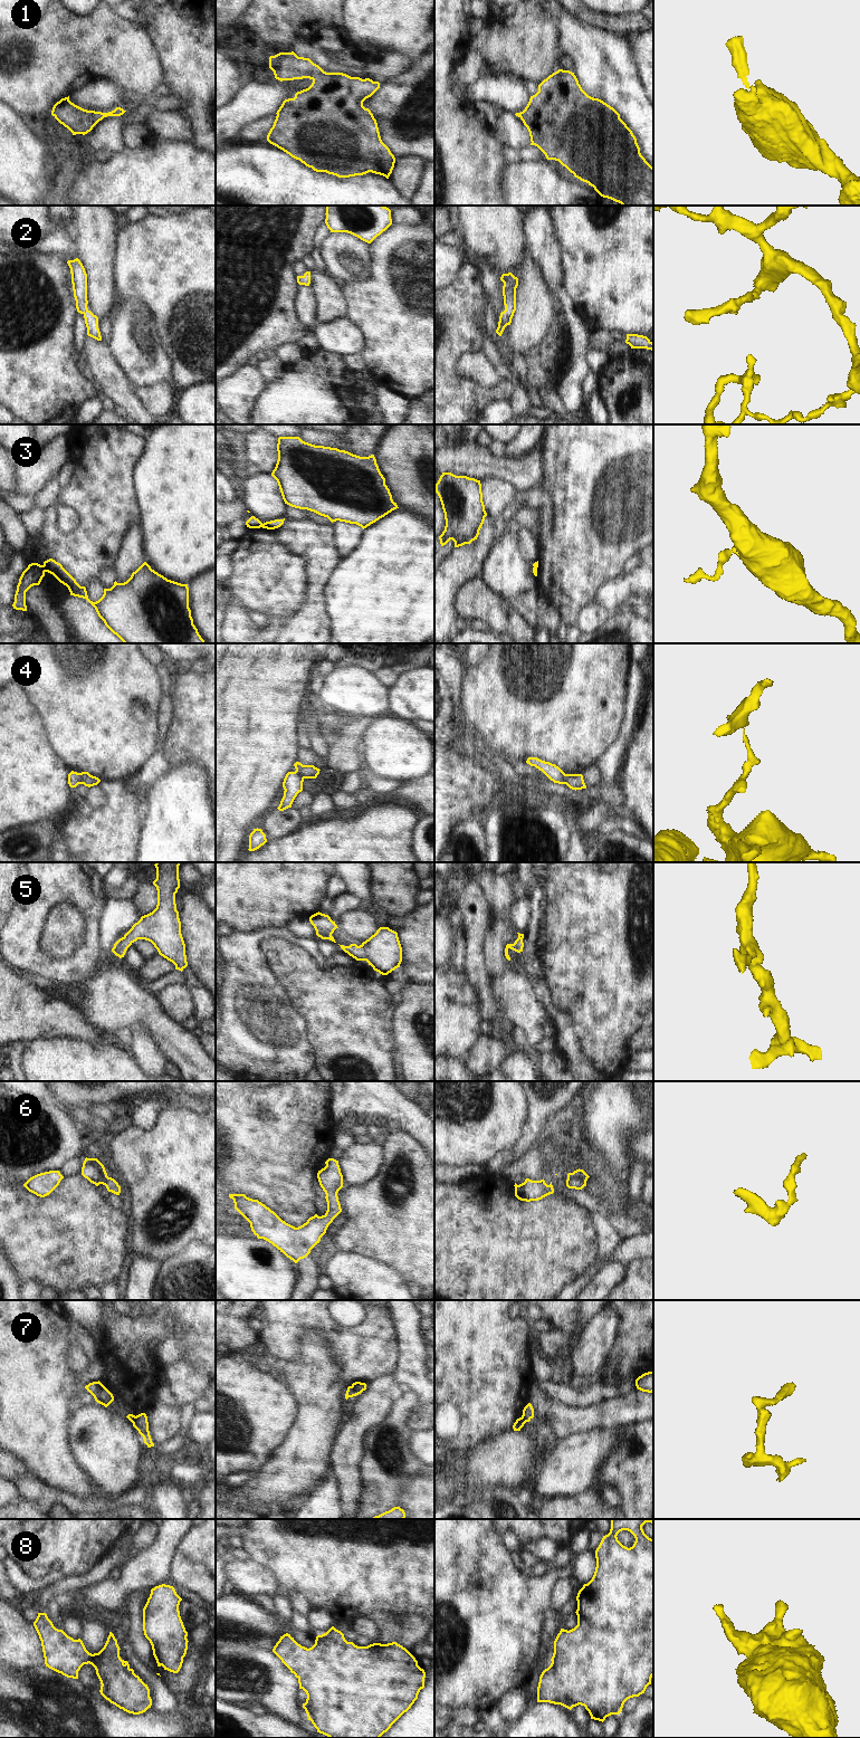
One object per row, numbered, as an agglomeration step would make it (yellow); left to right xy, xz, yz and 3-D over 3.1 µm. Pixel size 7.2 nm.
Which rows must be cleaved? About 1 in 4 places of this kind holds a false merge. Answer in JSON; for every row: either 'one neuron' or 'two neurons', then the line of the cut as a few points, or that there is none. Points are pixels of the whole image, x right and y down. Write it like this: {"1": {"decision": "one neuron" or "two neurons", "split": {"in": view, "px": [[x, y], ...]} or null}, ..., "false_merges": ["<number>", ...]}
{"1": {"decision": "one neuron", "split": null}, "2": {"decision": "one neuron", "split": null}, "3": {"decision": "two neurons", "split": {"in": "xy", "px": [[42, 565], [46, 571]]}}, "4": {"decision": "two neurons", "split": {"in": "xy", "px": [[78, 773], [80, 783]]}}, "5": {"decision": "one neuron", "split": null}, "6": {"decision": "one neuron", "split": null}, "7": {"decision": "two neurons", "split": {"in": "xz", "px": [[351, 1386], [356, 1394]]}}, "8": {"decision": "one neuron", "split": null}, "false_merges": ["3", "4", "7"]}

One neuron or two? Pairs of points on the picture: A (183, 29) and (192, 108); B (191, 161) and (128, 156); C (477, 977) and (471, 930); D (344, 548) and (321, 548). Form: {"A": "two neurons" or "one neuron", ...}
{"A": "one neuron", "B": "one neuron", "C": "one neuron", "D": "two neurons"}

